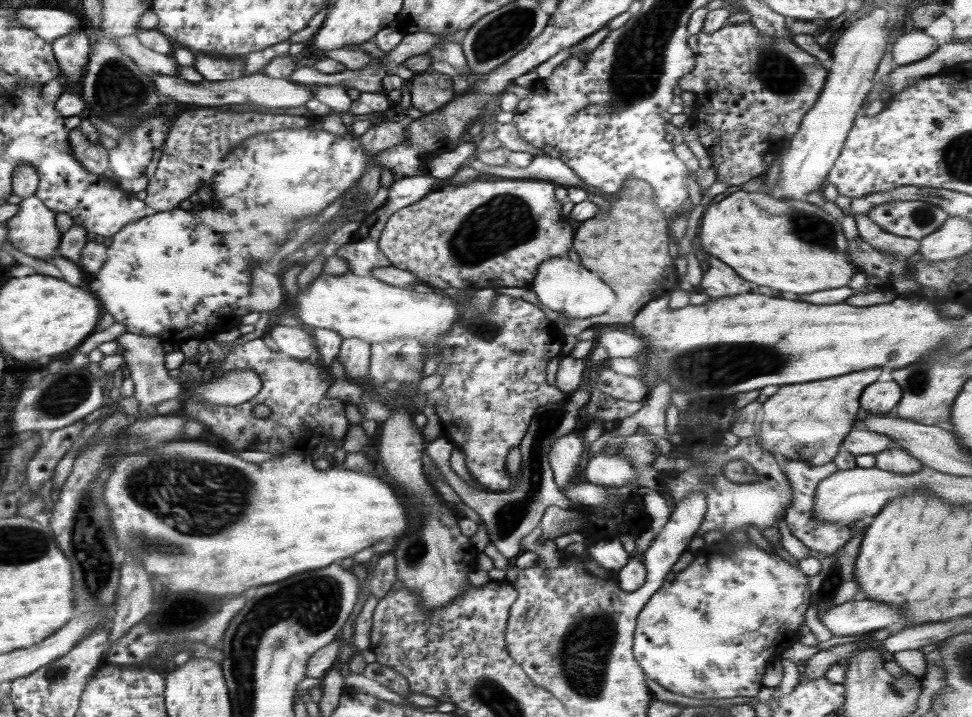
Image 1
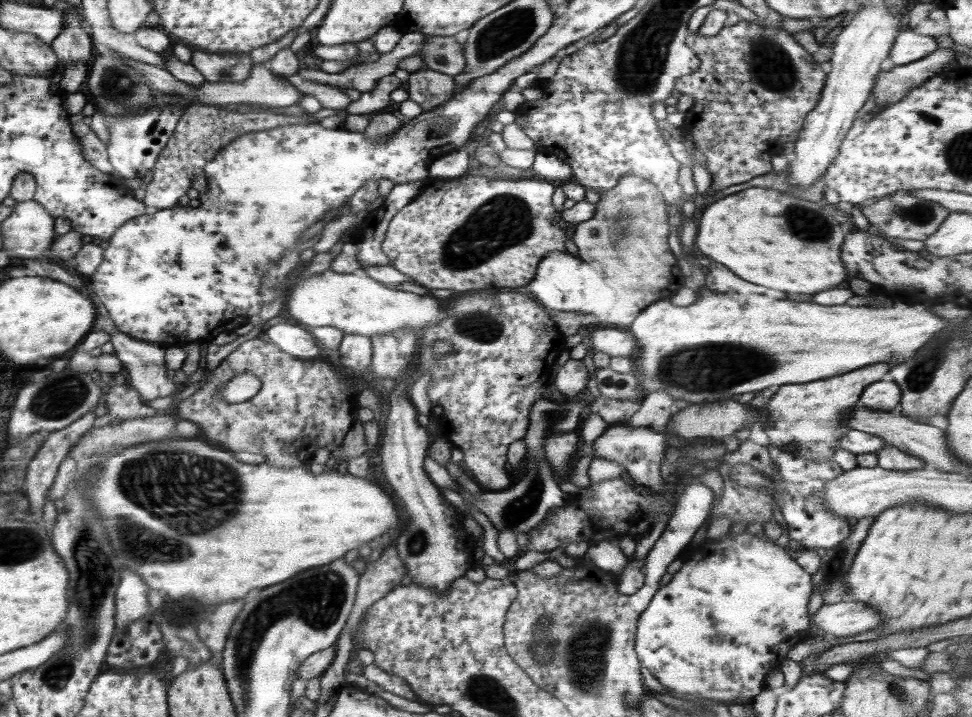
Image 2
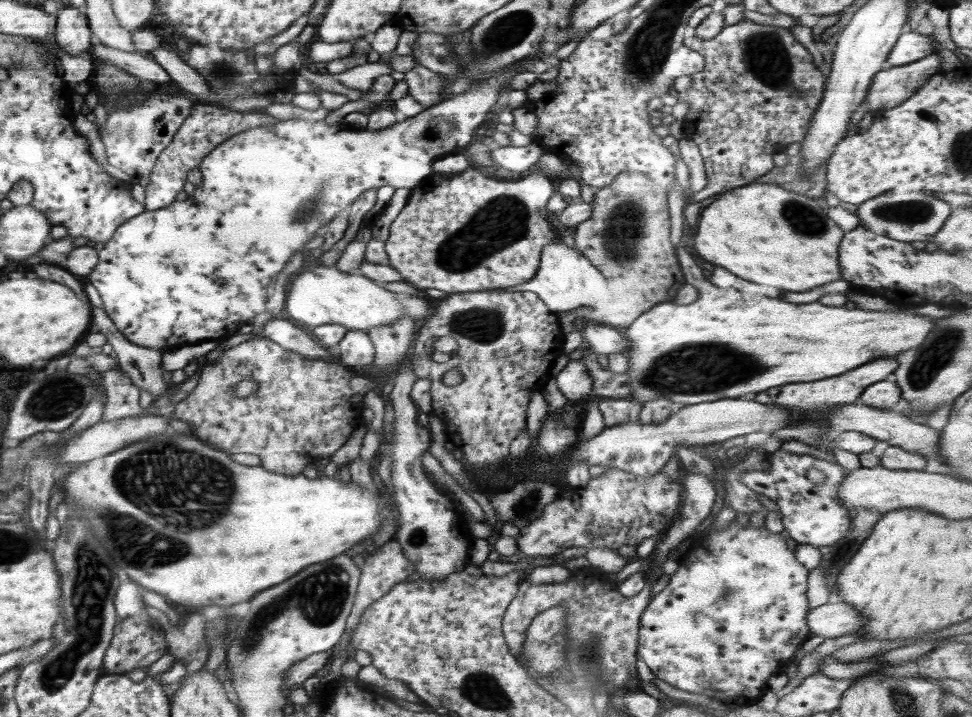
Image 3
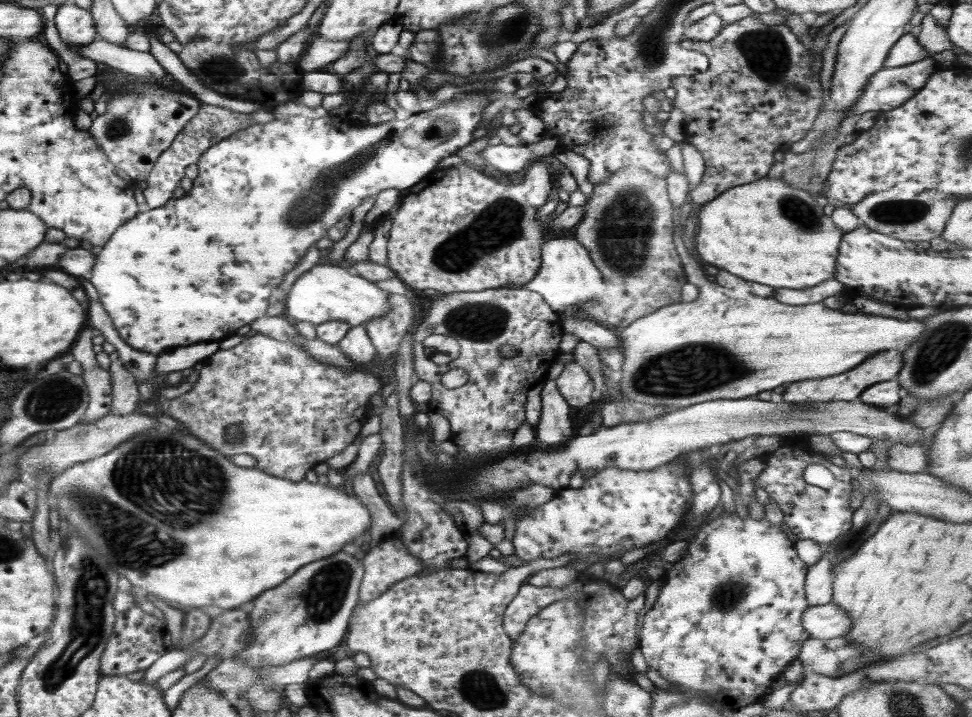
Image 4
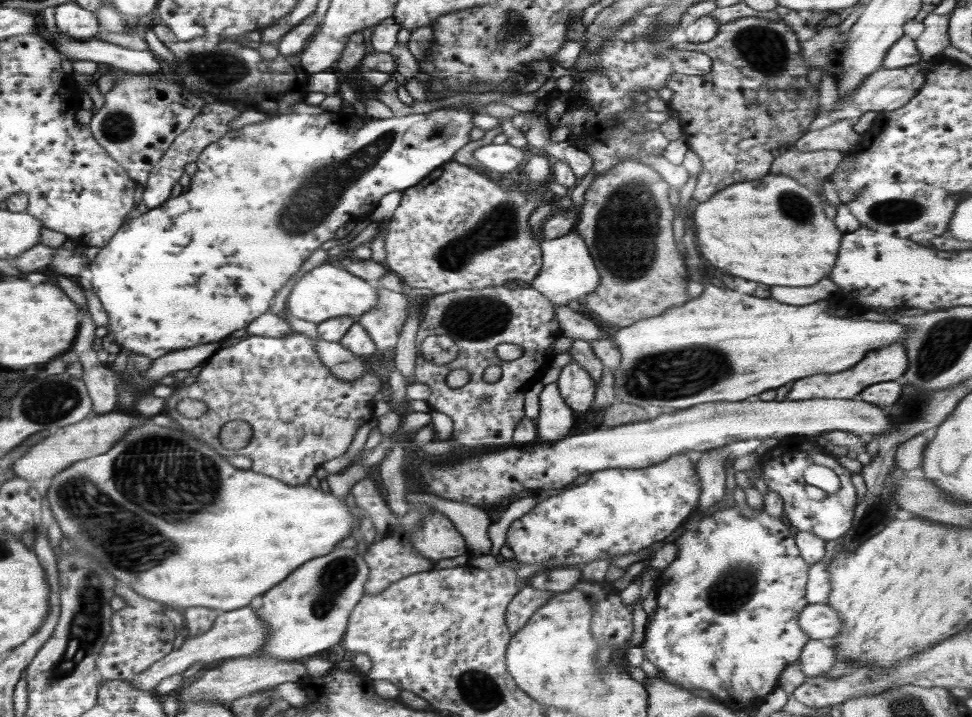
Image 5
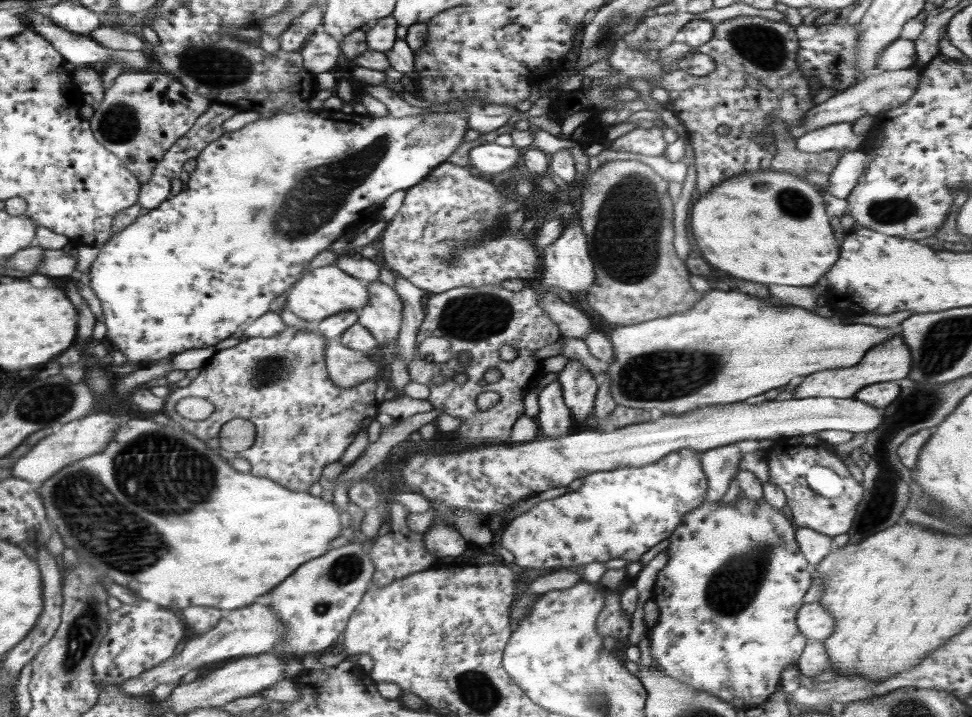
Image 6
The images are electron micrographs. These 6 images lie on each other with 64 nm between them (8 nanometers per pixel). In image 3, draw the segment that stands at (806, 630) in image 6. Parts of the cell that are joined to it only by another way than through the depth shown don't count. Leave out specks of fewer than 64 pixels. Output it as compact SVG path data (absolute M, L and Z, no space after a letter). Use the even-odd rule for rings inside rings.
M838 600L811 608L806 616L806 624L812 635L824 638L856 633L865 621L866 617L862 617L853 606Z

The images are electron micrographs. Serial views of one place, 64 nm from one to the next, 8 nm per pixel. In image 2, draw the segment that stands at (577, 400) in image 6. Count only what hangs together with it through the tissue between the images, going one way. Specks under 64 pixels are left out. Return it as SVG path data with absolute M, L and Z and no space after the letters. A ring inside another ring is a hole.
M570 358L566 364L558 369L552 383L566 399L572 399L587 389L588 373L584 360Z

